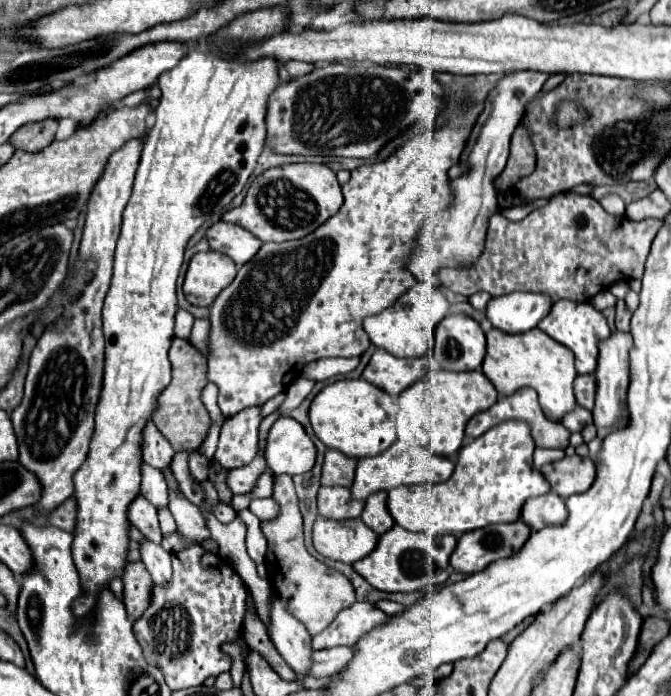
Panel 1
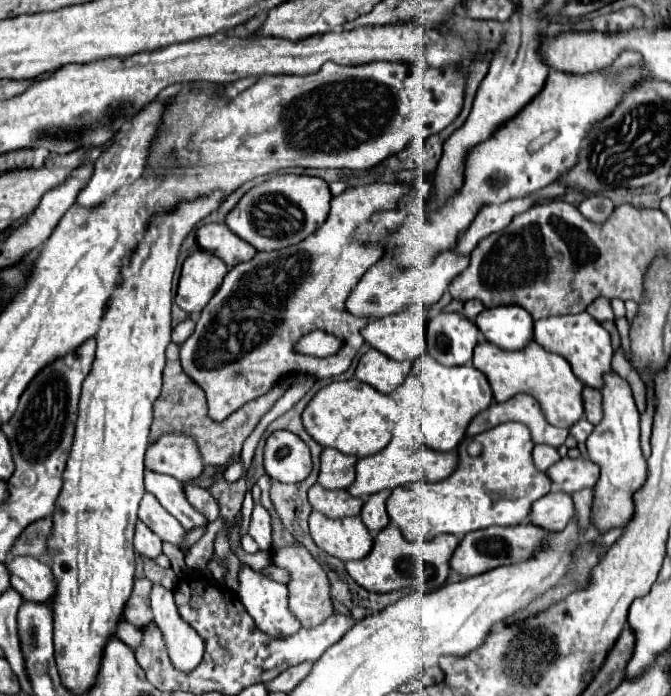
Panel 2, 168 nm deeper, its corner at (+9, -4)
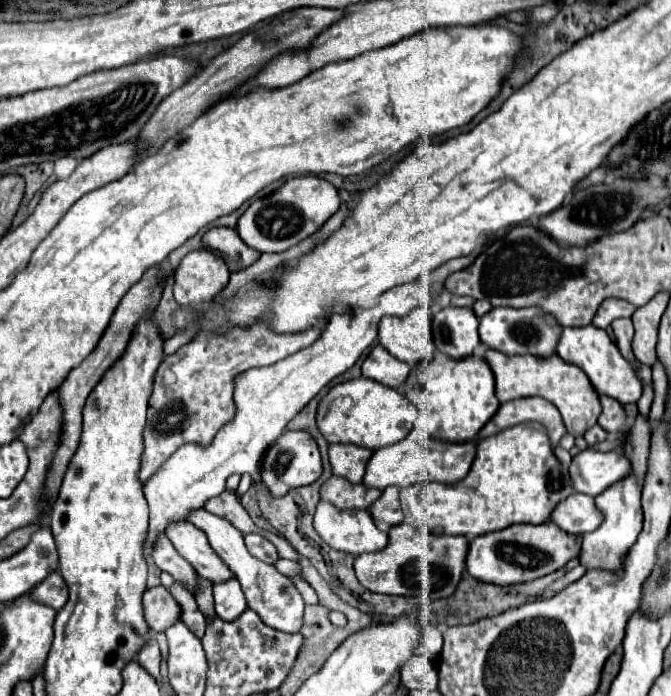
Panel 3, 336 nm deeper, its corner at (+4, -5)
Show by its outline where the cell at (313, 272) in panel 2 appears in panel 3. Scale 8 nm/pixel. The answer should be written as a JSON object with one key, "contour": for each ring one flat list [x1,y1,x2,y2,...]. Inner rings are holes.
{"contour":[[255,324,249,330,233,328,227,336,209,336,203,332,189,344,181,346,175,354,165,356,153,378,153,392,147,408,147,424,143,430,143,460,139,480,151,478,161,464,179,448,179,444,199,442,207,444,215,432,235,414,233,390,235,376,247,368,271,366,301,348,311,346,321,328,311,328,297,334,275,334,265,324]]}

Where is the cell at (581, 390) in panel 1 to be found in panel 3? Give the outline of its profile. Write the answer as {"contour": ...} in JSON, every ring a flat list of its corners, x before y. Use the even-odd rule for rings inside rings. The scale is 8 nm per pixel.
{"contour":[[601,396,601,406,603,412,599,416,599,426,609,434,627,434,629,424,627,424,627,414,623,404,619,404,609,396]]}

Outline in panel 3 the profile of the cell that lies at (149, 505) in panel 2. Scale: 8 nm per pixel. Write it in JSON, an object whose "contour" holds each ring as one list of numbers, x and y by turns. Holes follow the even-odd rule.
{"contour":[[191,522,171,524,167,528,167,538,173,542,177,552,187,558,187,562,197,570,197,574,211,584,221,584,235,578,227,564,213,552,207,536]]}

